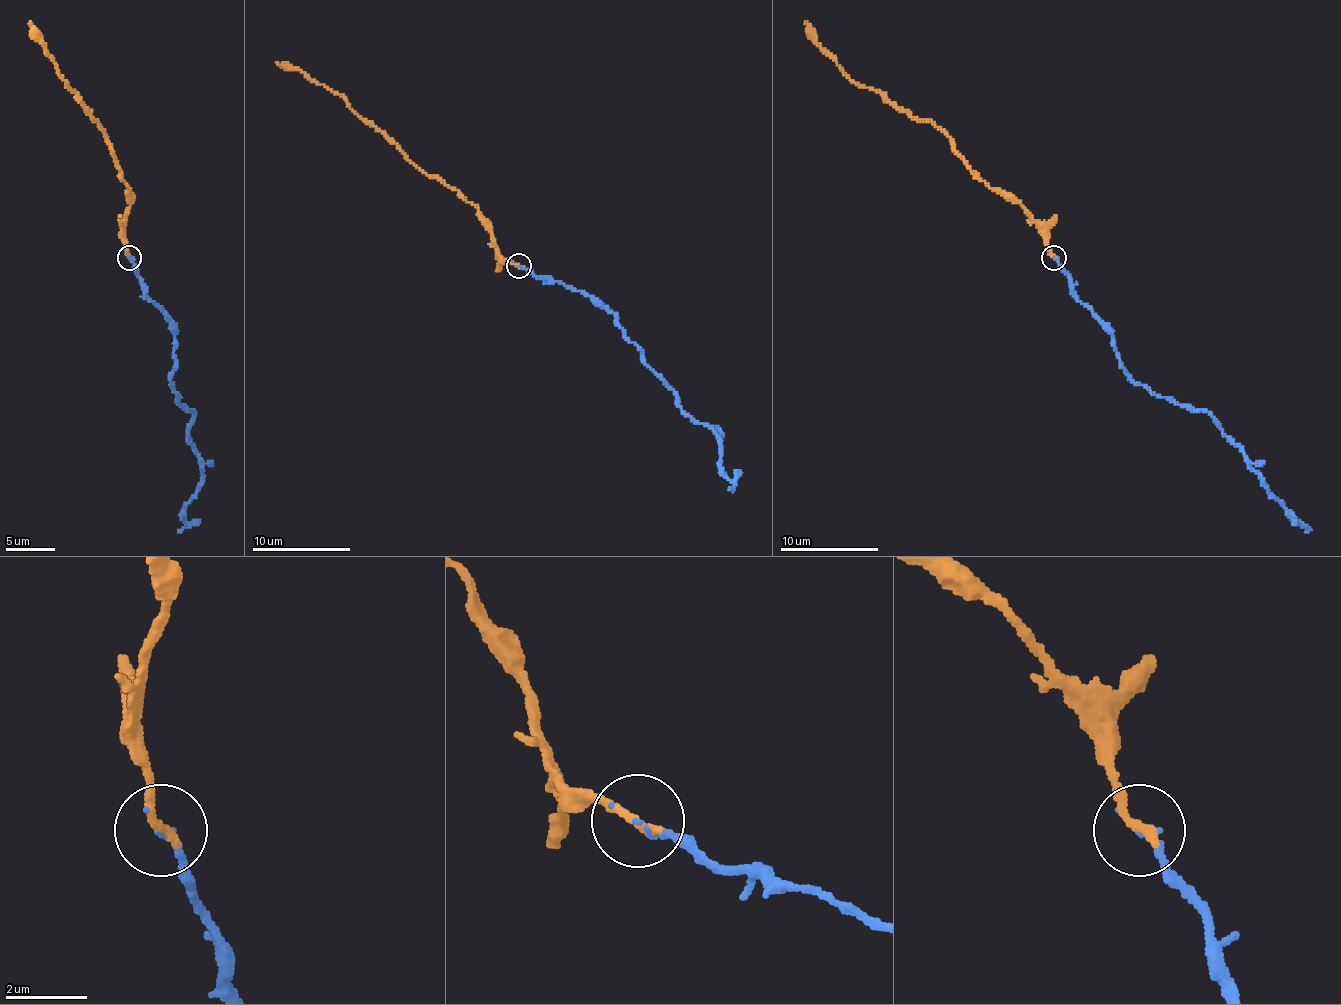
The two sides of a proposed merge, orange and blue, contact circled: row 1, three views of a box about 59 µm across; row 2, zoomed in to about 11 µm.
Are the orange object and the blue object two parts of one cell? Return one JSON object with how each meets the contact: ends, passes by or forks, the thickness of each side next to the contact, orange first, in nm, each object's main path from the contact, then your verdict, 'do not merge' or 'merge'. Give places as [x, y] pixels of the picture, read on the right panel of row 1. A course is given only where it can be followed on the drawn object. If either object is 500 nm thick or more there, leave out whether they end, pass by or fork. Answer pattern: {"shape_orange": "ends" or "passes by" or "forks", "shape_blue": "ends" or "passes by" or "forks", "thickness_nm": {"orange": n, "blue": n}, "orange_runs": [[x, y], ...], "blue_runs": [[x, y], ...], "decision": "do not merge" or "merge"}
{"shape_orange": "ends", "shape_blue": "ends", "thickness_nm": {"orange": 280, "blue": 80}, "orange_runs": [[1054, 257], [1042, 227], [1021, 205], [979, 178], [955, 144], [929, 122], [917, 122], [843, 73], [805, 21]], "blue_runs": [[1053, 257], [1070, 291], [1111, 335], [1119, 365], [1156, 394], [1209, 414], [1258, 478], [1307, 525], [1305, 532]], "decision": "merge"}

